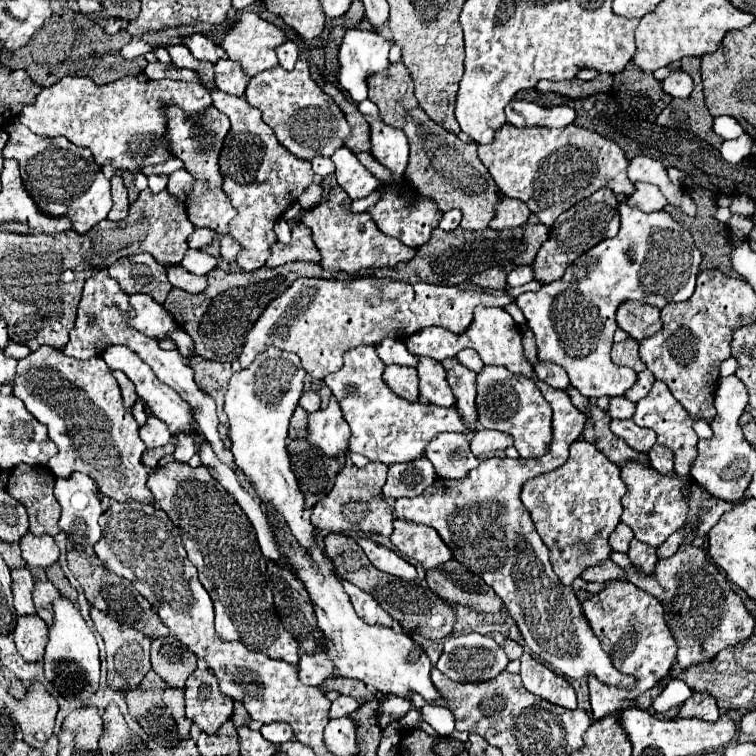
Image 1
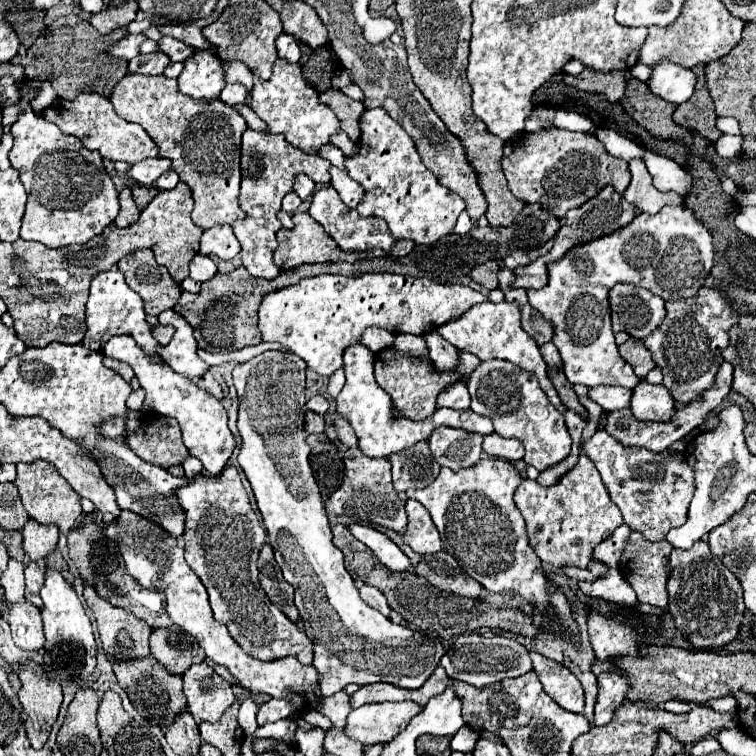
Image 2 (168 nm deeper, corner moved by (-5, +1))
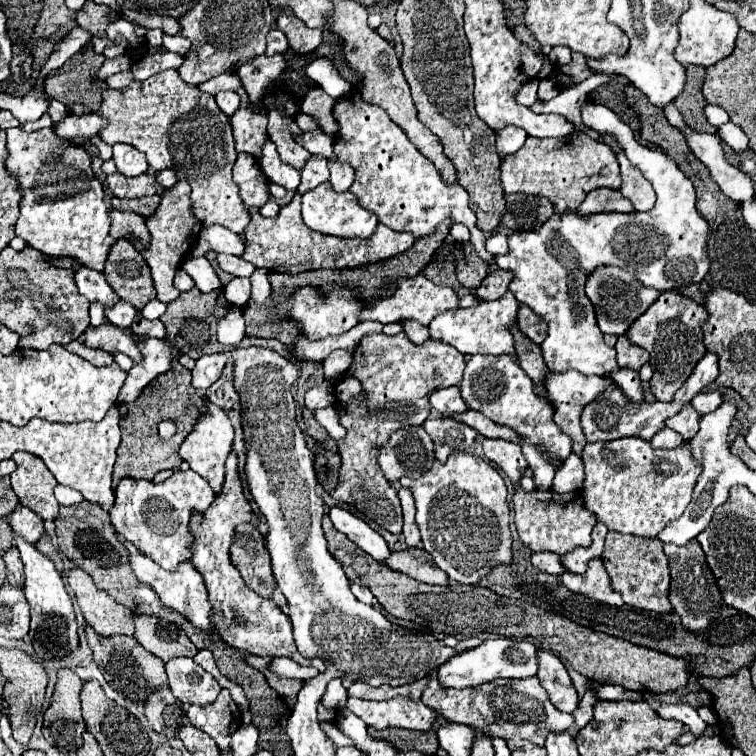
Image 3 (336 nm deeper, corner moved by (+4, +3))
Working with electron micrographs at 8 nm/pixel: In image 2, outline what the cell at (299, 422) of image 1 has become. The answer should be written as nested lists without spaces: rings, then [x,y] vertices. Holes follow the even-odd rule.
[[[307,412],[305,414],[305,432],[307,434],[321,434],[323,430],[325,430],[325,418],[315,412]]]

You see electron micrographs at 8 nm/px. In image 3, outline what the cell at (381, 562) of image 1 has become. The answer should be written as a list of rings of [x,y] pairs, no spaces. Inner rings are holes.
[[[330,508],[330,518],[332,518],[332,524],[338,532],[346,534],[356,546],[360,546],[366,554],[370,554],[376,562],[384,564],[386,558],[392,554],[386,540],[374,532],[364,520],[360,520],[358,516],[350,514],[348,510],[342,510],[342,508]]]

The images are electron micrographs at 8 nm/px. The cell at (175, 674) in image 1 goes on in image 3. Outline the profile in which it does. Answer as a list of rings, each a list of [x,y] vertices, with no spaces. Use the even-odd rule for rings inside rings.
[[[134,616],[136,634],[134,638],[154,656],[162,658],[164,662],[180,656],[196,656],[198,648],[186,636],[178,624],[154,618],[154,616]]]

